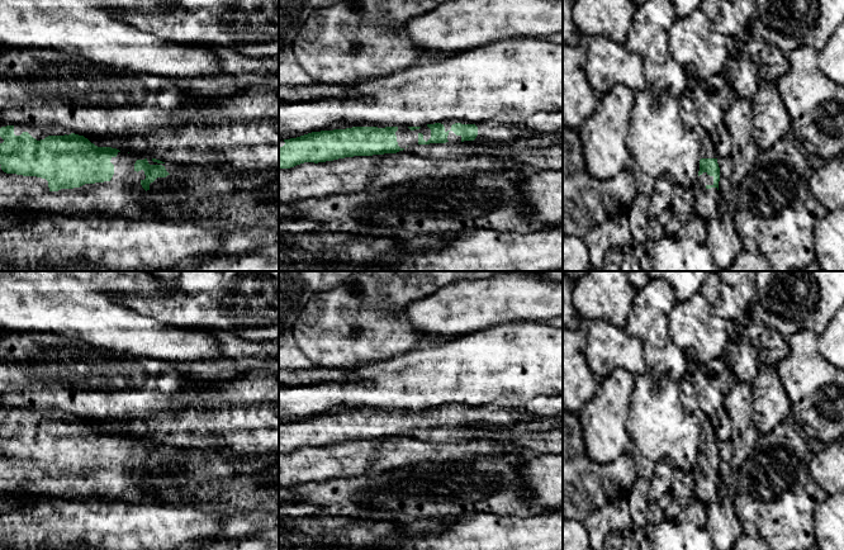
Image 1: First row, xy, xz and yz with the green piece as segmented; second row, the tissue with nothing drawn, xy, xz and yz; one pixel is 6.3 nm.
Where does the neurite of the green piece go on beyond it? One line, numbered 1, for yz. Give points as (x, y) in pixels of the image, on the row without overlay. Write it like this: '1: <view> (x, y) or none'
1: yz (706, 484)

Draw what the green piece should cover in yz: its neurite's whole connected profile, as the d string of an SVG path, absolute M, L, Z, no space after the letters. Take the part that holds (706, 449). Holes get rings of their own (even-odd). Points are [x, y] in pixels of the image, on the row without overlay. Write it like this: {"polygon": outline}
{"polygon": "M708 419L702 422L702 442L694 475L693 496L702 503L710 504L719 499L719 438Z"}

